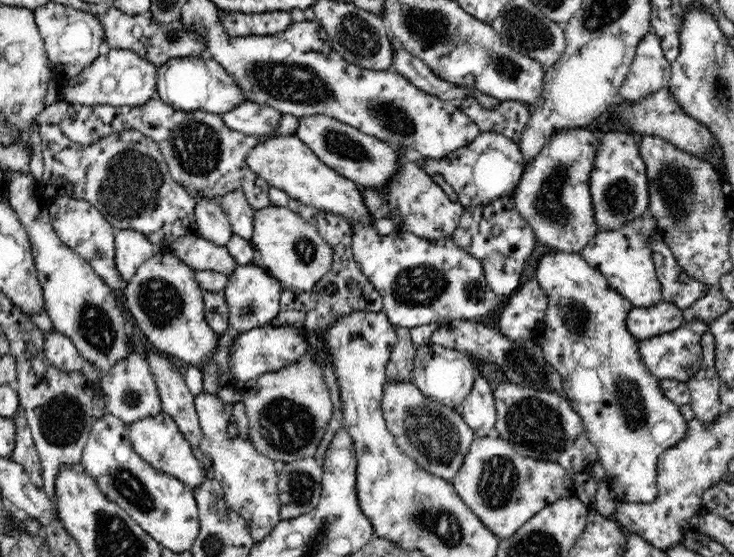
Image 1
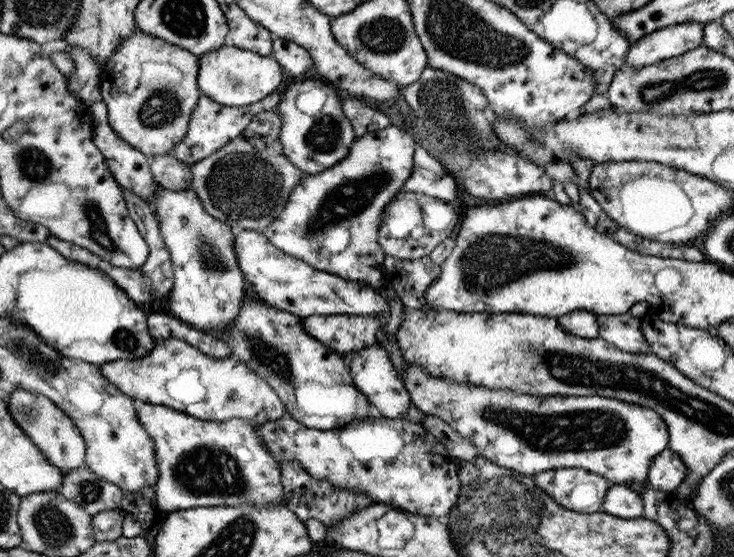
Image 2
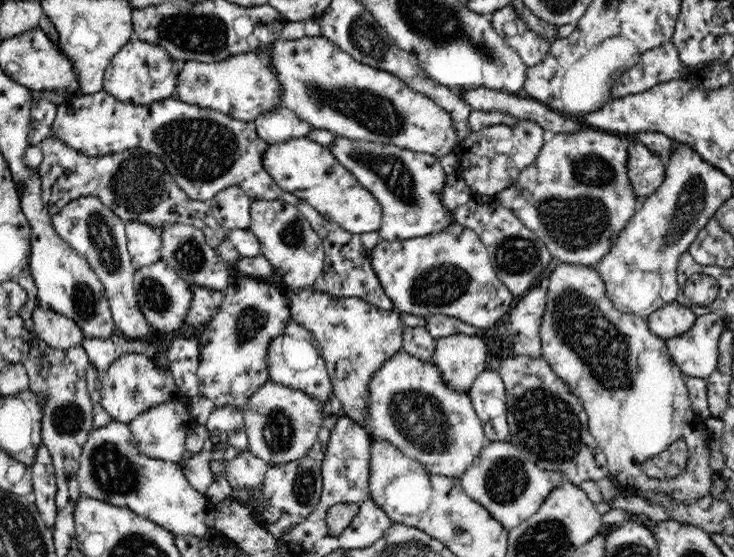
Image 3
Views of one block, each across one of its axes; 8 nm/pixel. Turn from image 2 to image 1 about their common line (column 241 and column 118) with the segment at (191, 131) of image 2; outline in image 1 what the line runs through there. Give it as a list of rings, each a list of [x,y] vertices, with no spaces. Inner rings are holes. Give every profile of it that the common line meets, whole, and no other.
[[[149,98],[138,106],[82,106],[70,104],[60,128],[68,139],[79,144],[90,144],[104,138],[112,131],[136,129],[150,136],[160,147],[170,174],[176,182],[195,198],[224,196],[241,190],[255,210],[270,206],[268,181],[257,175],[246,162],[248,152],[269,140],[270,136],[248,136],[228,128],[221,121],[220,114],[202,111],[184,112],[162,102]]]

